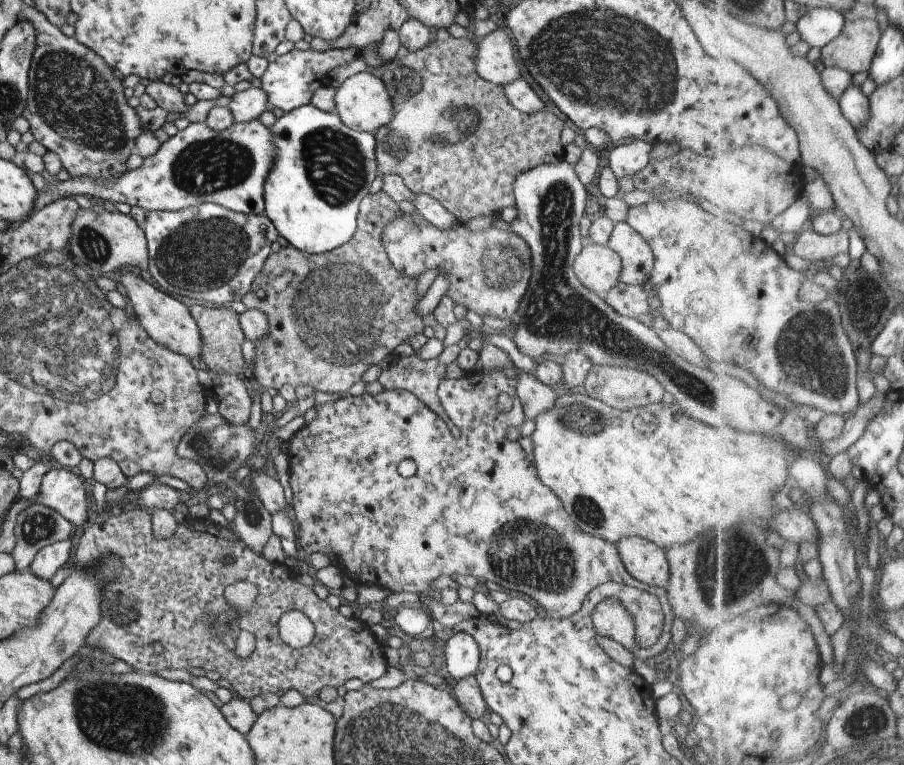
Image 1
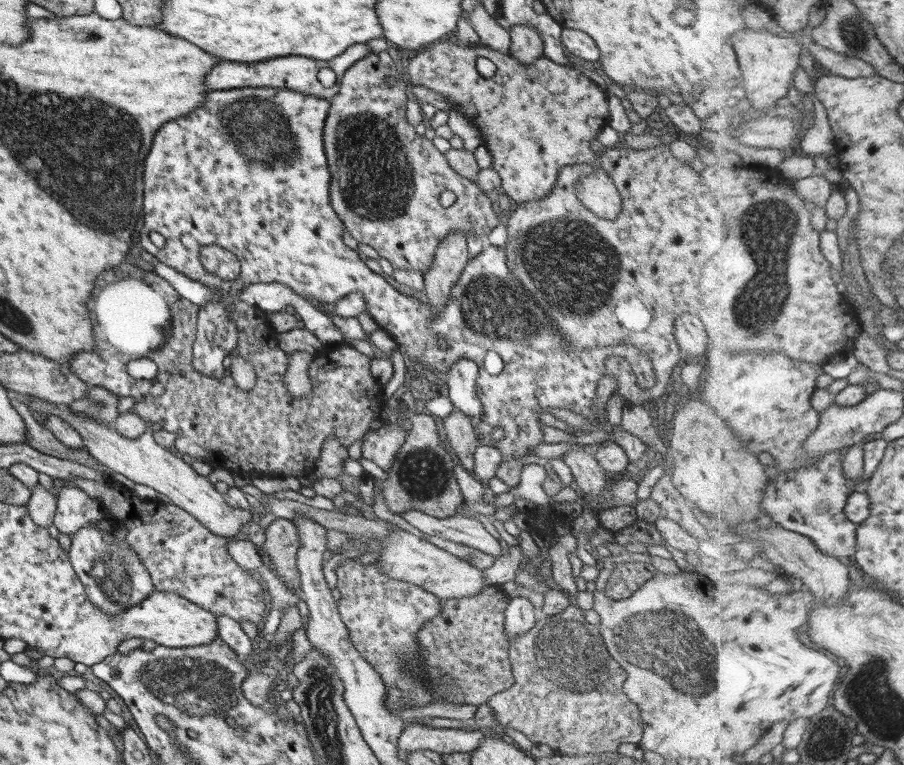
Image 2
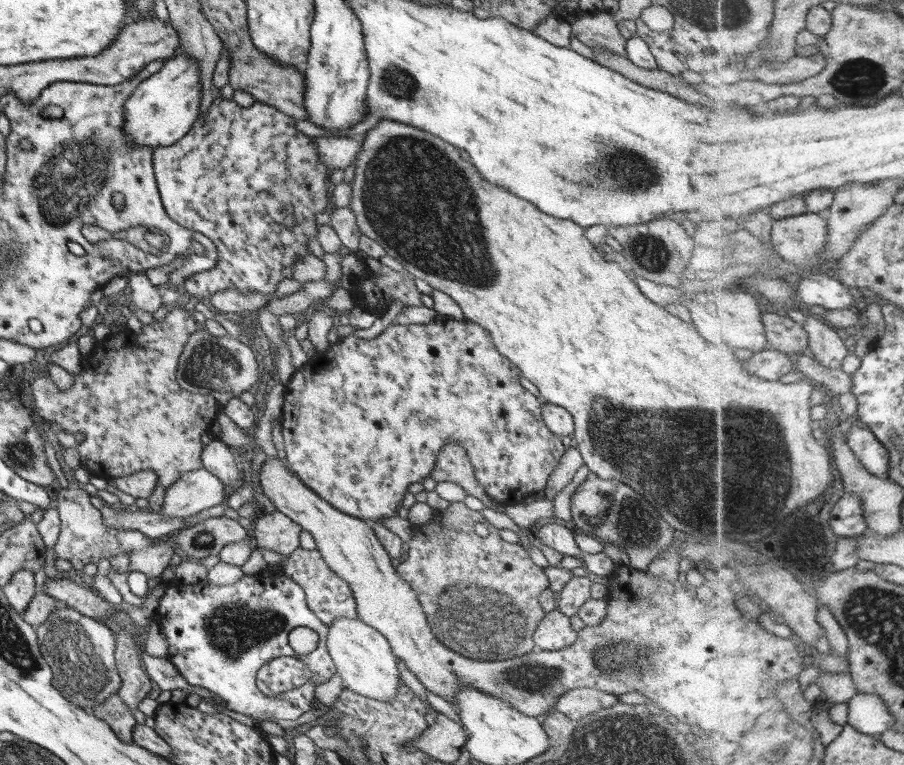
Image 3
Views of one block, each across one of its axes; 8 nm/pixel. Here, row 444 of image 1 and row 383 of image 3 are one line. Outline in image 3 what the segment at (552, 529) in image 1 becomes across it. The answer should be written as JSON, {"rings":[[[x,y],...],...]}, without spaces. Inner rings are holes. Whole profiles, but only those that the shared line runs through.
{"rings":[[[437,316],[428,324],[389,325],[379,335],[367,340],[352,334],[347,335],[335,344],[330,344],[325,351],[316,352],[310,361],[305,361],[295,370],[292,380],[284,386],[279,423],[283,452],[289,469],[307,488],[339,512],[363,521],[381,521],[396,516],[396,510],[401,506],[407,486],[413,482],[422,483],[427,476],[430,476],[441,447],[448,442],[456,442],[465,449],[474,468],[475,480],[483,487],[486,495],[498,503],[517,505],[544,488],[551,471],[565,451],[560,437],[545,426],[541,416],[541,404],[537,401],[537,397],[519,385],[517,380],[519,373],[512,362],[498,353],[490,334],[468,320],[459,322]]]}

